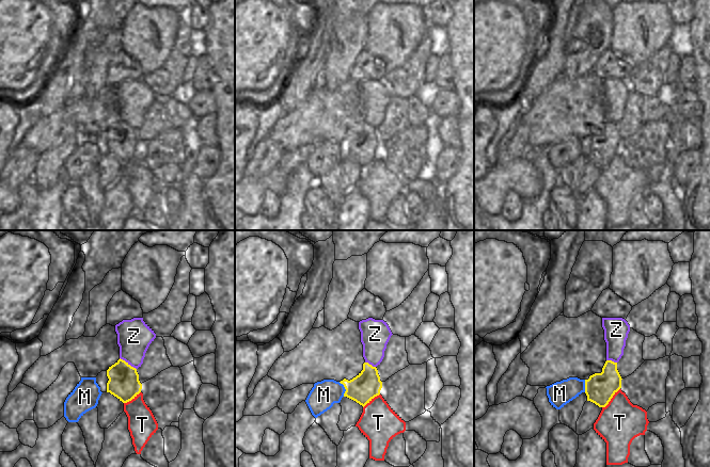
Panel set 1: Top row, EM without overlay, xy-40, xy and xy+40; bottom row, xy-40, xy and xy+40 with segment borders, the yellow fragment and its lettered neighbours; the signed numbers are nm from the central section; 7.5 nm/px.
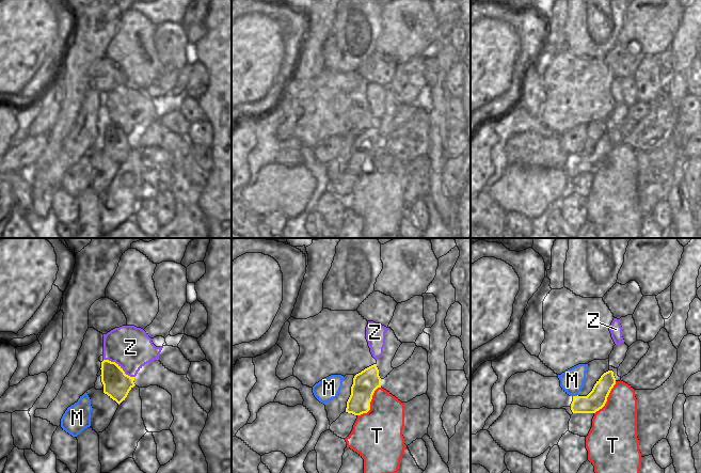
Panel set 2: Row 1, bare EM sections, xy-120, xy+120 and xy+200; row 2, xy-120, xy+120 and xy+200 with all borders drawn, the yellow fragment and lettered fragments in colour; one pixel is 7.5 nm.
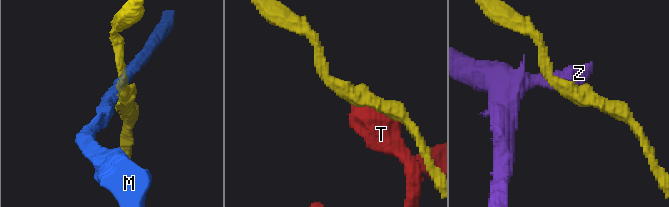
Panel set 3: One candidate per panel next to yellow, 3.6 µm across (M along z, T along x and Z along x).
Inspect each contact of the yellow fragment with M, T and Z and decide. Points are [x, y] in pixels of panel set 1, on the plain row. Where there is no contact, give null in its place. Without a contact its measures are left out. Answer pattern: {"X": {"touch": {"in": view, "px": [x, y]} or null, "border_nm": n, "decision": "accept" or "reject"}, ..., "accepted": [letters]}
{"M": {"touch": {"in": "xy", "px": [345, 149]}, "border_nm": 120, "decision": "reject"}, "T": {"touch": {"in": "xy+40", "px": [611, 159]}, "border_nm": 200, "decision": "reject"}, "Z": {"touch": {"in": "xy-40", "px": [127, 124]}, "border_nm": 160, "decision": "reject"}, "accepted": []}

